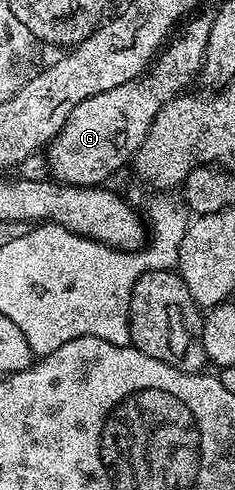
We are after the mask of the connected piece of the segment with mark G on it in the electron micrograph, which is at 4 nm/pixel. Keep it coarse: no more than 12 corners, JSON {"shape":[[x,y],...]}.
{"shape":[[210,17],[146,76],[81,100],[46,147],[50,177],[97,186],[202,71]]}

